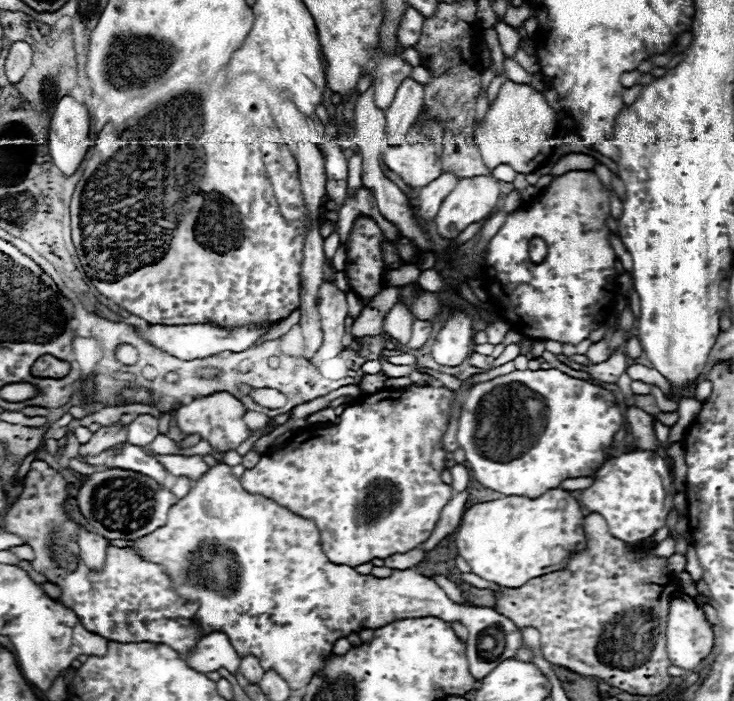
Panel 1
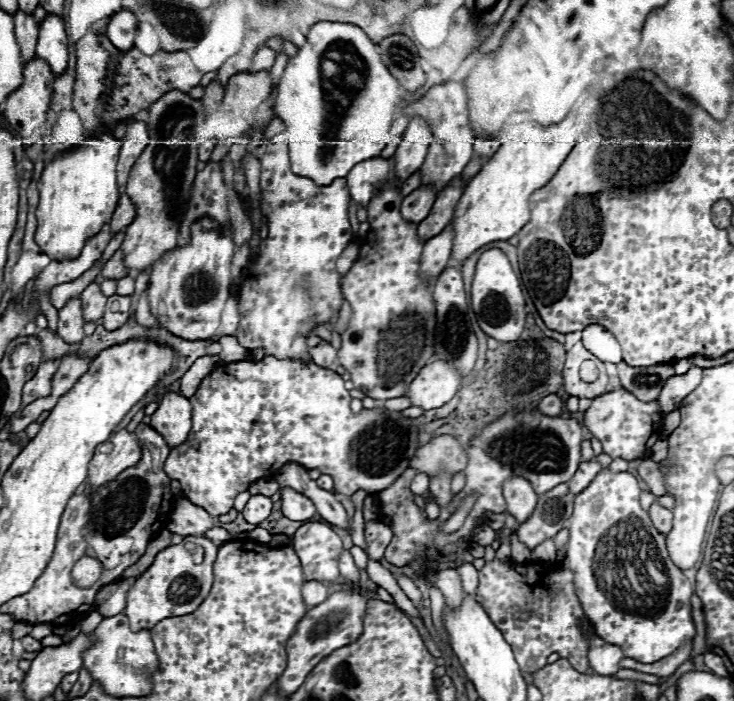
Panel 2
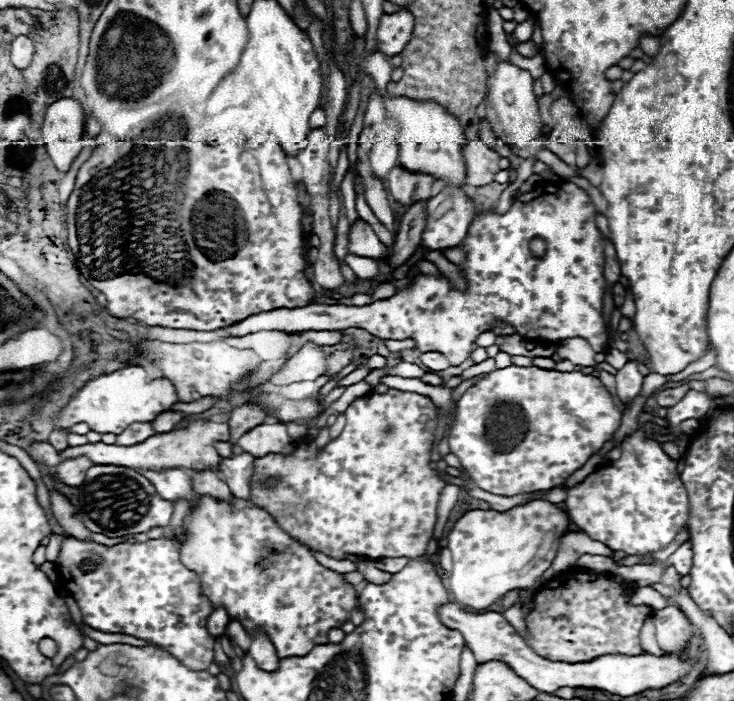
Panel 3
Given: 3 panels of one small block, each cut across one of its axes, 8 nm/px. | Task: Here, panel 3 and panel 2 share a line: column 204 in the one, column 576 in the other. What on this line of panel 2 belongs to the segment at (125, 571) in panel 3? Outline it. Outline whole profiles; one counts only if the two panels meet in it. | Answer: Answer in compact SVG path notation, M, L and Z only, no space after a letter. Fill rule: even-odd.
M492 560L480 570L478 596L486 598L484 610L502 630L512 646L522 672L534 674L546 666L546 658L558 652L578 672L588 670L588 634L592 624L574 594L574 582L568 568L556 570L546 564L514 564ZM508 618L508 620L506 620Z

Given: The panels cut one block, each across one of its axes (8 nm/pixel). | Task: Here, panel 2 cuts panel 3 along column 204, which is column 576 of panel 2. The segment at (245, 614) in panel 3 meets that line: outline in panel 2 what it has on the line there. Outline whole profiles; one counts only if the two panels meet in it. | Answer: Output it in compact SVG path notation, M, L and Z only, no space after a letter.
M600 470L596 478L574 500L574 512L568 518L570 540L566 546L566 566L574 574L574 592L592 622L596 634L622 648L626 658L642 664L654 664L674 654L684 642L696 636L692 620L692 586L684 572L672 562L666 550L666 536L660 534L648 512L640 506L640 484L630 472Z

